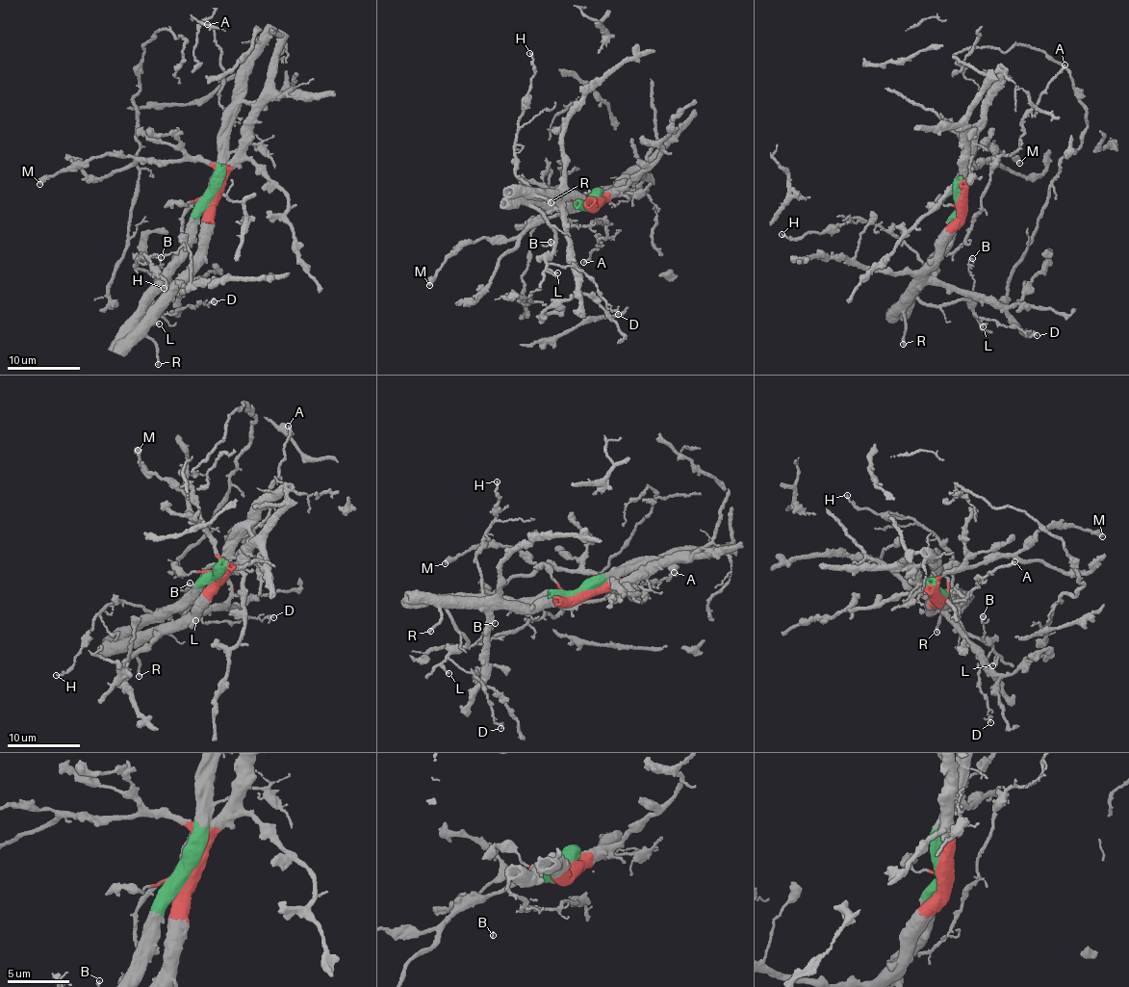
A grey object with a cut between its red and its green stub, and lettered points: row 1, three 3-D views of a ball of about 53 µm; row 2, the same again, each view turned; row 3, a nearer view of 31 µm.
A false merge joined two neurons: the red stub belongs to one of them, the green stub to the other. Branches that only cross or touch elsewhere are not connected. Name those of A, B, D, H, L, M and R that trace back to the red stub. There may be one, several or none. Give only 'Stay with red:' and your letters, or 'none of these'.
Stay with red: M, R

